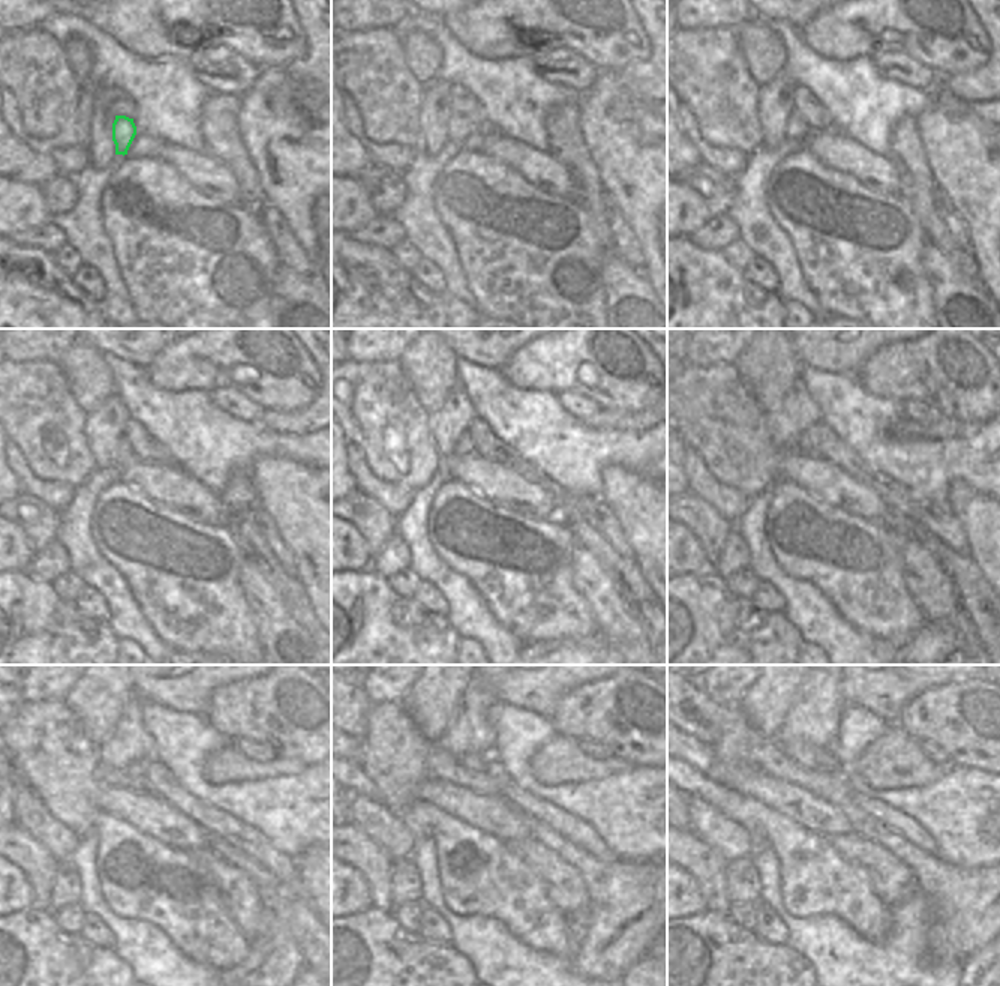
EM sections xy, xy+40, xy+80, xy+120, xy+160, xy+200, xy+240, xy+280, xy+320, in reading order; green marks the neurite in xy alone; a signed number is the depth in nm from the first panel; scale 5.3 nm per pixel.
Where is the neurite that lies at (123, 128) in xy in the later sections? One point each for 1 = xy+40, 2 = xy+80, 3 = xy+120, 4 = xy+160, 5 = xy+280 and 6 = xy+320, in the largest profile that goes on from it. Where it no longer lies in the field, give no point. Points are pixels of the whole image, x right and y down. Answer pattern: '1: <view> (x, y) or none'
1: xy+40 (459, 128)
2: xy+80 (796, 131)
3: xy+120 (125, 456)
4: xy+160 (465, 446)
5: xy+280 (477, 763)
6: xy+320 (802, 754)

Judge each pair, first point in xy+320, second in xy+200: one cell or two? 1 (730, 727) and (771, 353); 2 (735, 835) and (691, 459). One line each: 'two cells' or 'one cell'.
1: two cells
2: one cell

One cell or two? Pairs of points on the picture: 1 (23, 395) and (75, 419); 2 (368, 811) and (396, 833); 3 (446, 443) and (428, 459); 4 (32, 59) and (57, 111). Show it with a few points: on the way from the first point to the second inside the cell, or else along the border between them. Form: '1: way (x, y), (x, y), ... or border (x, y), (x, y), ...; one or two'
1: way (36, 408), (47, 419), (62, 419); one
2: way (375, 818), (389, 832); one
3: border (429, 414), (432, 443), (443, 459); two
4: way (36, 72), (48, 98); one

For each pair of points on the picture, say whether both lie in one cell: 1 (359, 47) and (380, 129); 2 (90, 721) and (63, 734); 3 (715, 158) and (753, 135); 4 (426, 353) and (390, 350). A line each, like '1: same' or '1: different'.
1: same
2: different
3: different
4: different

